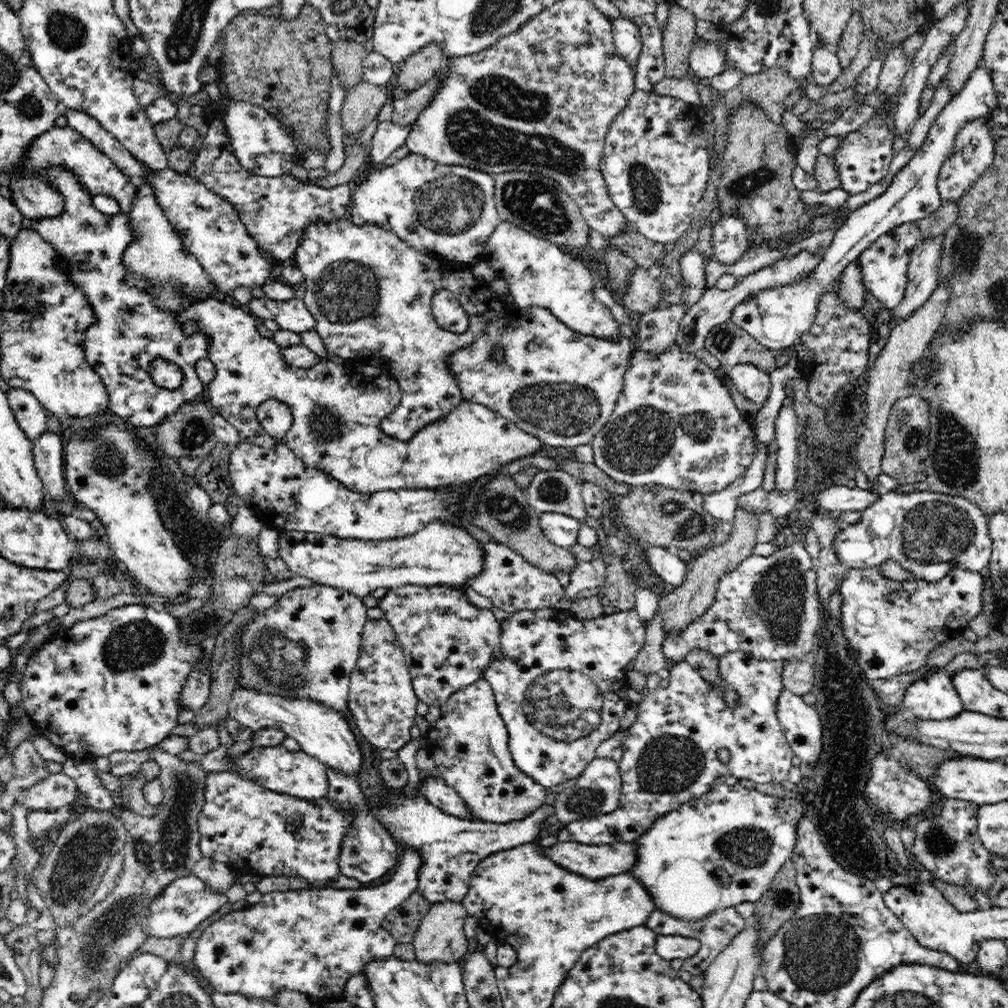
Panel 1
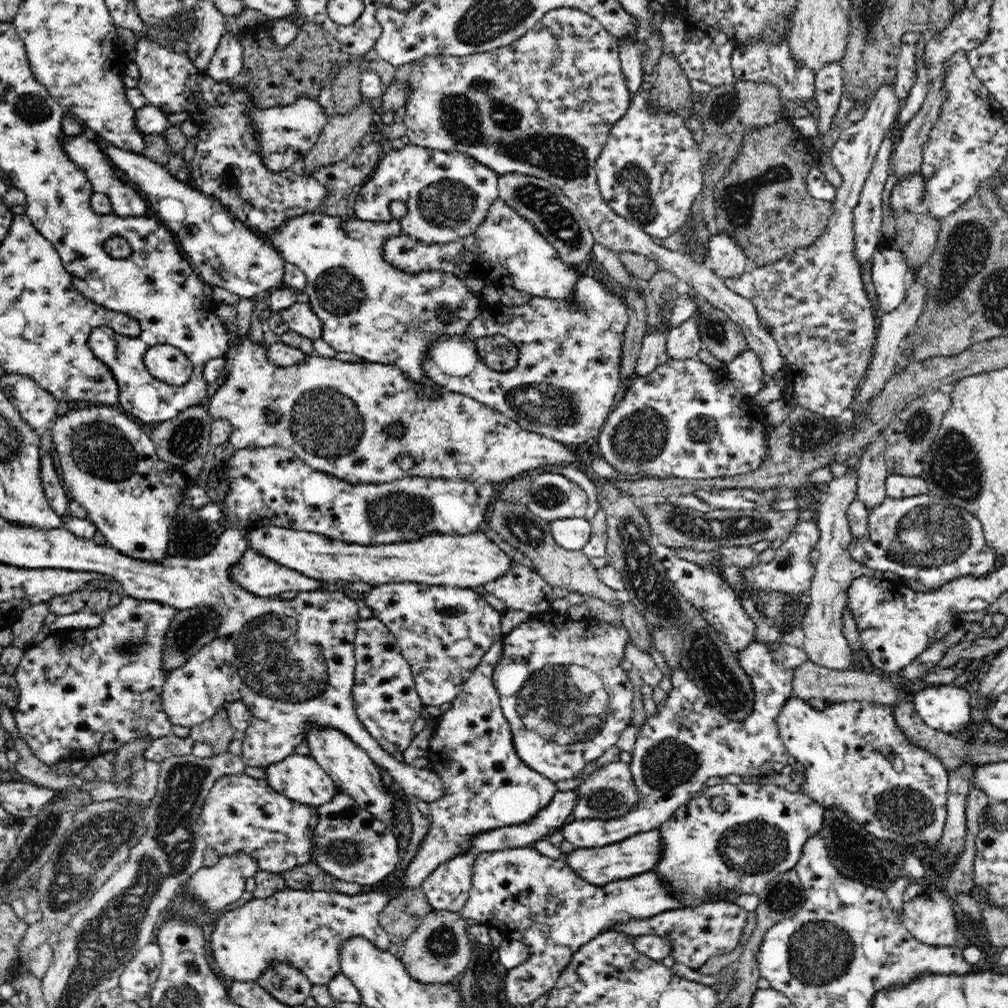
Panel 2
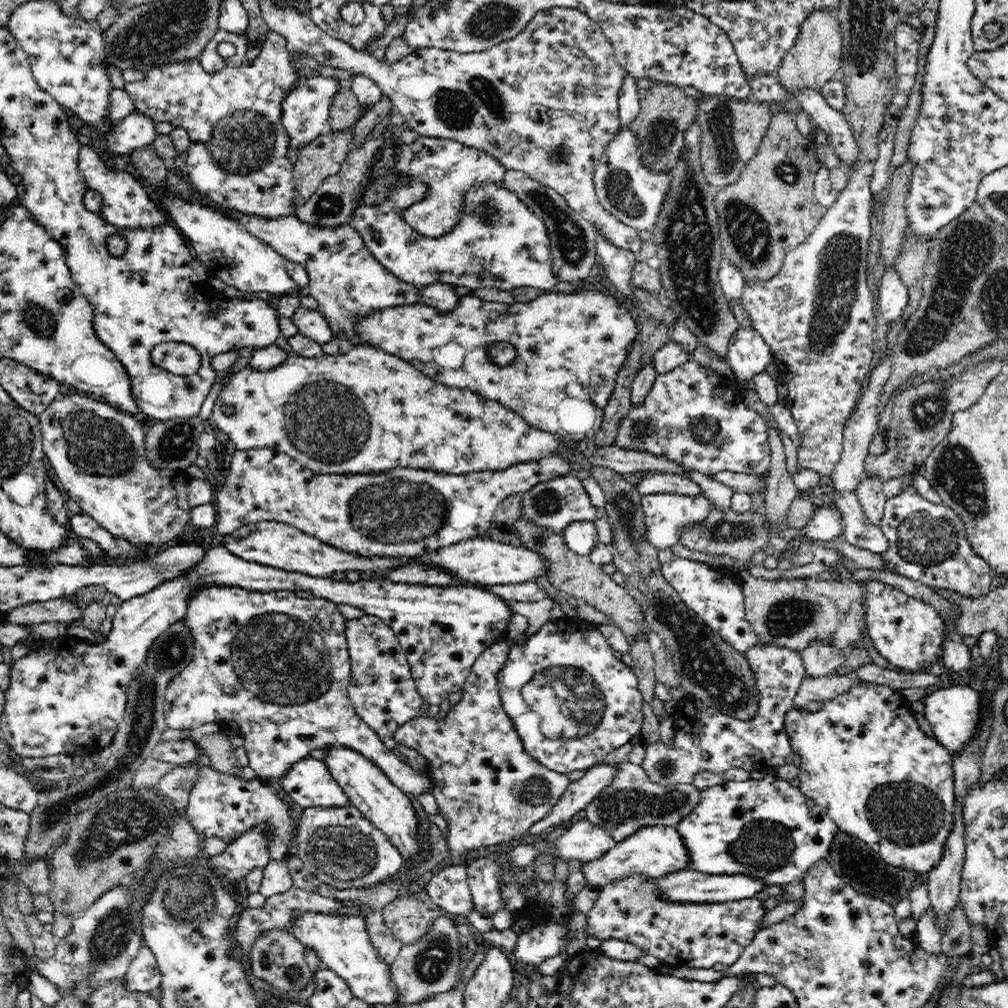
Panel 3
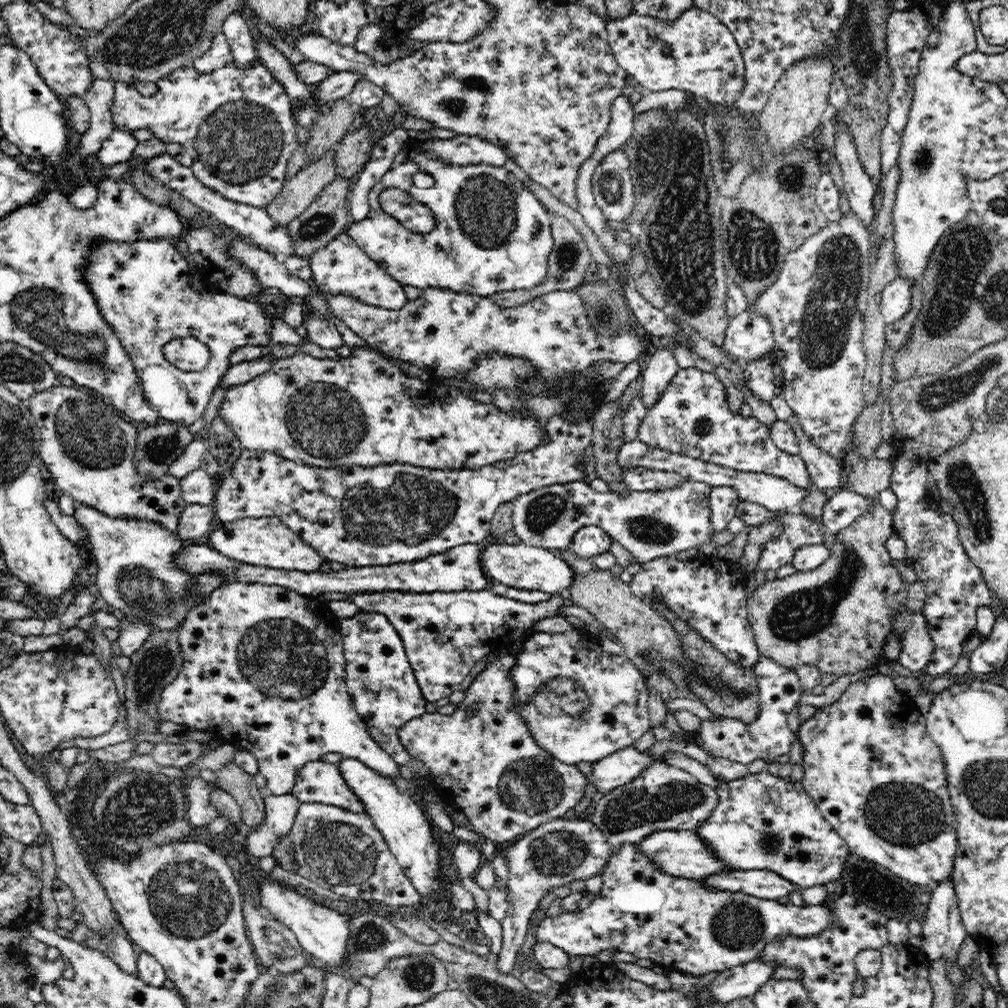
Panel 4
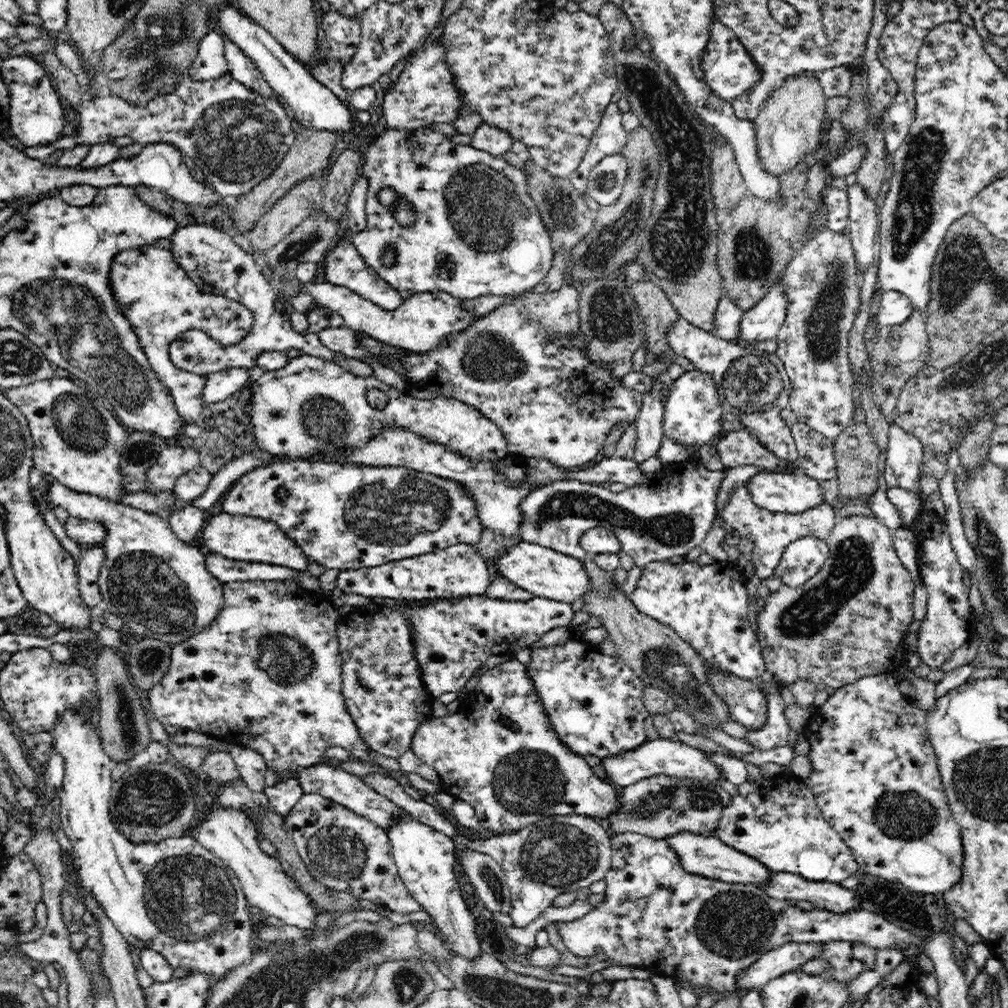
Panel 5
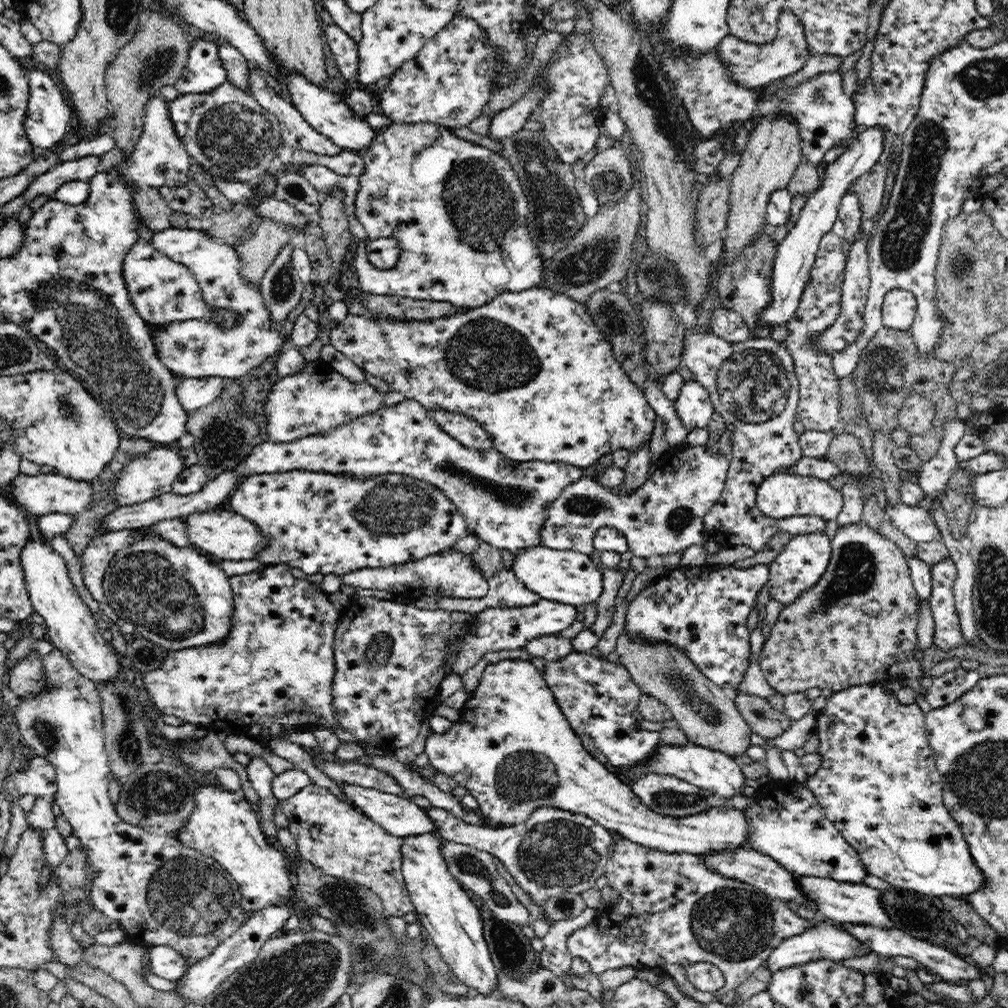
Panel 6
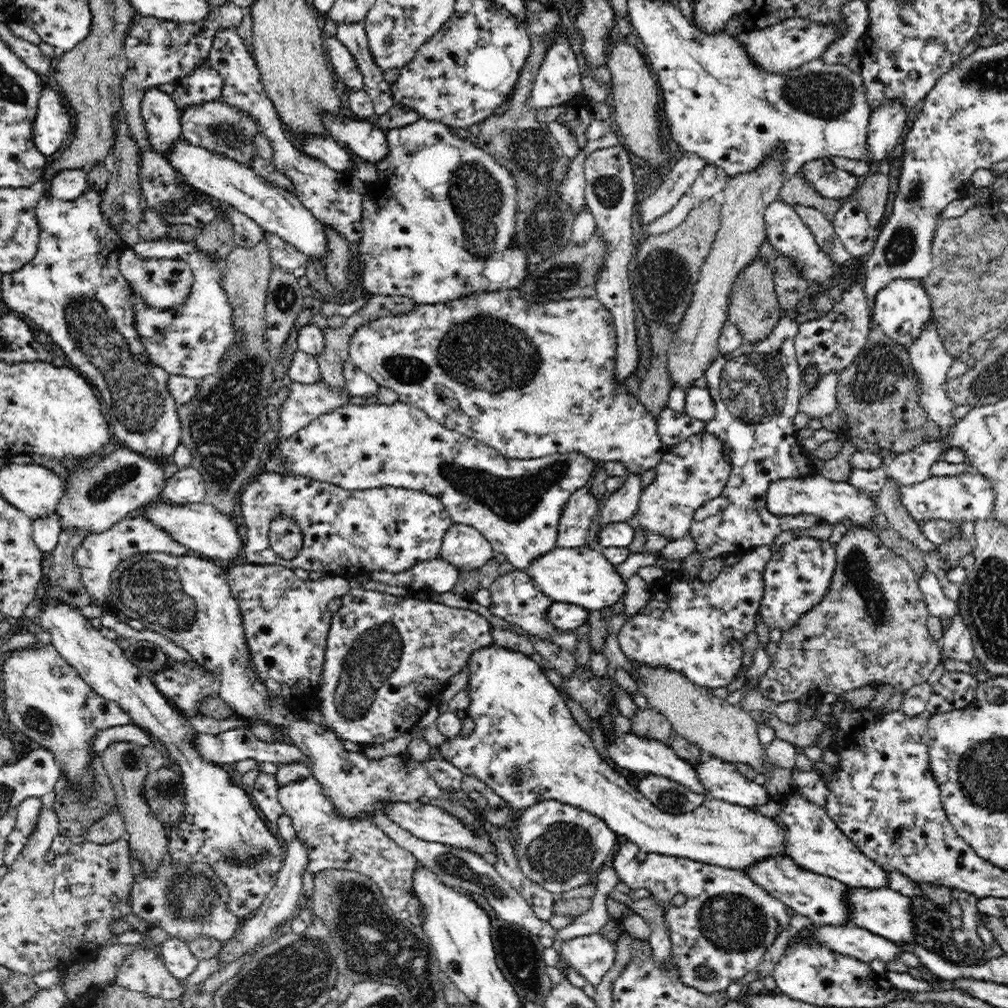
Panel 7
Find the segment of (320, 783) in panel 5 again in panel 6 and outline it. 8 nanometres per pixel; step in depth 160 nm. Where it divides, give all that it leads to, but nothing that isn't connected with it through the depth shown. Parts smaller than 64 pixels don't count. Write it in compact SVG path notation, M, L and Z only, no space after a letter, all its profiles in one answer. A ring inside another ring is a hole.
M338 783L338 786L342 788L343 794L353 806L359 808L368 818L394 836L402 838L410 835L439 834L437 825L433 823L433 820L430 820L428 812L418 808L414 801L406 798L406 796L396 796L395 794L380 792L375 788L364 788L358 785Z

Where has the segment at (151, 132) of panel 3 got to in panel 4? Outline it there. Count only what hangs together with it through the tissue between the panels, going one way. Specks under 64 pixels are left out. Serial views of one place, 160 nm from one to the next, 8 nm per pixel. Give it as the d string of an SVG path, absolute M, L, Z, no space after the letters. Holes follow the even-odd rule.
M114 129L112 134L104 140L101 150L97 153L98 159L104 166L129 162L139 146L138 140L132 135L132 131Z

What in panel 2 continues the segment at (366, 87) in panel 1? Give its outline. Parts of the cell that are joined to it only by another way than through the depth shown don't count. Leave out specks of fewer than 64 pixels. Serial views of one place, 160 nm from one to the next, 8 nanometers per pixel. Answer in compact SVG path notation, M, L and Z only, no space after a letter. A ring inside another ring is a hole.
M364 98L360 106L353 108L349 113L328 118L318 143L314 144L303 159L306 165L304 176L312 178L320 167L338 164L354 149L360 147L362 136L370 132L374 113L370 100Z

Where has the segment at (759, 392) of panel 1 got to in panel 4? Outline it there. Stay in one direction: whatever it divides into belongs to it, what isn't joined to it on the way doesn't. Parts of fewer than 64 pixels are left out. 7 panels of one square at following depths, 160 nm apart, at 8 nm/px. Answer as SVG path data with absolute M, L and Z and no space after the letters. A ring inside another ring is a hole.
M748 308L738 316L729 319L725 332L723 349L730 357L737 358L740 364L760 360L764 354L770 354L774 346L774 337L769 320L765 313L758 312L757 308Z

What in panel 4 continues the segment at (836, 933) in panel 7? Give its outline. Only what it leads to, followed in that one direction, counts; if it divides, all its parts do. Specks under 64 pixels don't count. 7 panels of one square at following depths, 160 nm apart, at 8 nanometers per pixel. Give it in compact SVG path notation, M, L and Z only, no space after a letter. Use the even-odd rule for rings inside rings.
M754 960L746 964L733 966L719 973L708 986L708 993L714 1002L726 1004L732 1000L751 997L768 980L777 968L777 961Z

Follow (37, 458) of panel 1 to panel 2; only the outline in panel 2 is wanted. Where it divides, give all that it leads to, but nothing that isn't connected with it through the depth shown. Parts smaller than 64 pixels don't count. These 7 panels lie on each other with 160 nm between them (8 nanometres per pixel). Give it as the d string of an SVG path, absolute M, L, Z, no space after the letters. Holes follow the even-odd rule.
M52 452L41 456L41 481L46 498L56 514L61 517L68 514L69 494L66 493L62 479L58 476Z

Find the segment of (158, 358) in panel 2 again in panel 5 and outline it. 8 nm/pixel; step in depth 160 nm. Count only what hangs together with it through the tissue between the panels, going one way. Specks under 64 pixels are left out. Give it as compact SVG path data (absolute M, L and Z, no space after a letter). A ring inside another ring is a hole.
M188 225L178 228L170 236L172 248L170 253L176 262L187 272L189 278L202 292L212 296L238 301L252 311L254 320L251 331L238 344L224 345L212 340L206 333L190 330L179 334L169 346L169 358L176 367L197 375L206 375L225 371L226 368L244 368L256 371L256 359L263 352L301 350L304 354L334 361L335 356L326 348L316 333L297 333L291 322L284 320L282 310L276 309L274 303L280 298L277 288L266 281L260 267L252 255L234 242L233 233L216 230L207 225Z

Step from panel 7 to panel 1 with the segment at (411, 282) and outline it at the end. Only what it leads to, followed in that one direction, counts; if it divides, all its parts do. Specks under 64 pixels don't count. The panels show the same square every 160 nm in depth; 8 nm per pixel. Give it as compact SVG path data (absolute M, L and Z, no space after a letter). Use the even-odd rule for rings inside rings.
M500 221L484 242L476 260L488 262L497 276L508 283L515 308L548 308L558 320L576 332L586 336L618 337L618 323L611 310L594 298L594 278L590 270L581 261L572 258L563 247L538 238L510 222Z

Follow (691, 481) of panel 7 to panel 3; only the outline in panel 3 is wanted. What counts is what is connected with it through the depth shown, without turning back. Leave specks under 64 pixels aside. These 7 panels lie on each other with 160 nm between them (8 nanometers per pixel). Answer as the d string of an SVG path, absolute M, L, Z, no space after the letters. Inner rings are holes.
M564 475L556 479L547 480L545 483L534 485L522 496L523 516L538 526L542 526L550 531L561 535L561 532L568 528L570 523L578 521L592 521L598 517L606 517L605 511L596 511L590 503L590 497L584 486L577 477ZM685 494L642 495L642 514L646 523L646 542L657 549L670 548L680 542L681 532L686 527L696 527L711 511L711 502L702 494L686 496Z

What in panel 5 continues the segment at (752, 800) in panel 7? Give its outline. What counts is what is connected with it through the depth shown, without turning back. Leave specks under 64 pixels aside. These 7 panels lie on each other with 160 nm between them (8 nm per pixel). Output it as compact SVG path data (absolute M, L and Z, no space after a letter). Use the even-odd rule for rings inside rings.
M658 738L647 740L633 751L625 752L624 755L611 756L602 760L606 777L618 788L634 784L650 776L672 776L678 779L700 780L716 783L718 780L726 780L722 777L720 769L710 761L708 753L690 747L677 739Z

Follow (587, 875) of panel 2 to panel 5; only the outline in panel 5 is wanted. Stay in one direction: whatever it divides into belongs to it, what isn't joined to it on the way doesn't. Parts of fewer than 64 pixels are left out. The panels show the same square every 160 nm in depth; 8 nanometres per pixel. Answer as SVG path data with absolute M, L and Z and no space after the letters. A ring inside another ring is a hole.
M686 831L666 837L665 841L680 856L682 868L686 872L718 879L725 883L756 885L758 887L769 883L769 878L772 876L772 870L762 864L760 860L754 860L754 857L748 856L744 852L738 852L738 849L724 844L713 834L701 835Z

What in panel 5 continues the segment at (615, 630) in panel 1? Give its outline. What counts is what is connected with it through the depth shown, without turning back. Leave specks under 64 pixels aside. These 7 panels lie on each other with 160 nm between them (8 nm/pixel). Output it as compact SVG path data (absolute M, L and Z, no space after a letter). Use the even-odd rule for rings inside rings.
M575 638L560 646L534 647L527 670L530 680L533 680L534 689L538 690L538 697L542 698L542 705L546 706L546 713L554 724L557 735L572 752L577 752L580 756L592 754L603 760L624 755L647 741L644 721L649 714L643 702L646 684L622 658L605 656L597 646Z

